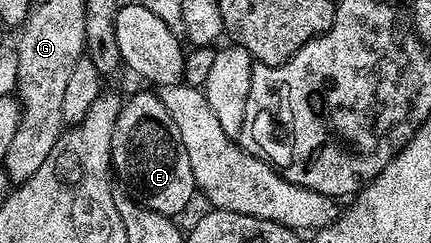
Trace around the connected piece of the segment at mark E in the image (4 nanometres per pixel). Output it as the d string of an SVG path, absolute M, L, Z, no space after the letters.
M153 91L138 92L123 103L112 130L110 163L115 177L136 197L139 204L171 218L178 215L196 196L188 154L177 133L171 115Z

